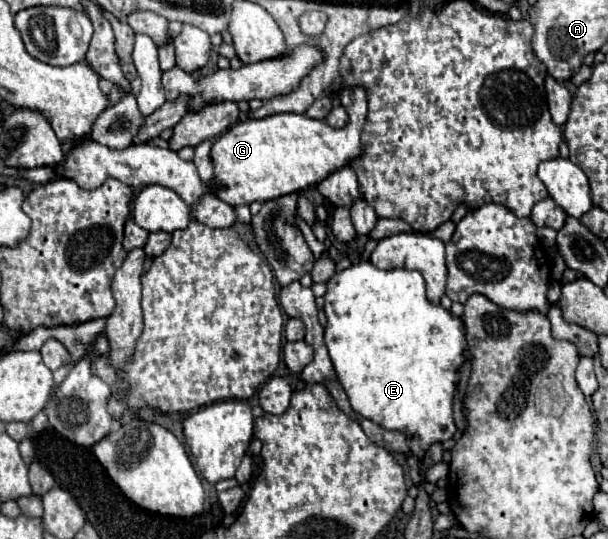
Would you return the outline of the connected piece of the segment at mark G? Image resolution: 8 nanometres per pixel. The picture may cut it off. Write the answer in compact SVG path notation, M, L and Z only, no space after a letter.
M347 87L347 89L341 89L337 99L349 113L349 123L343 129L333 129L325 121L309 119L307 115L281 113L281 115L265 117L265 119L247 119L233 125L229 131L225 131L211 149L211 159L213 159L215 175L219 181L215 195L229 205L249 205L253 201L263 203L269 199L277 199L281 195L289 195L293 191L315 187L337 169L343 169L353 159L361 157L363 155L361 131L363 131L365 115L367 115L367 95L361 87Z

